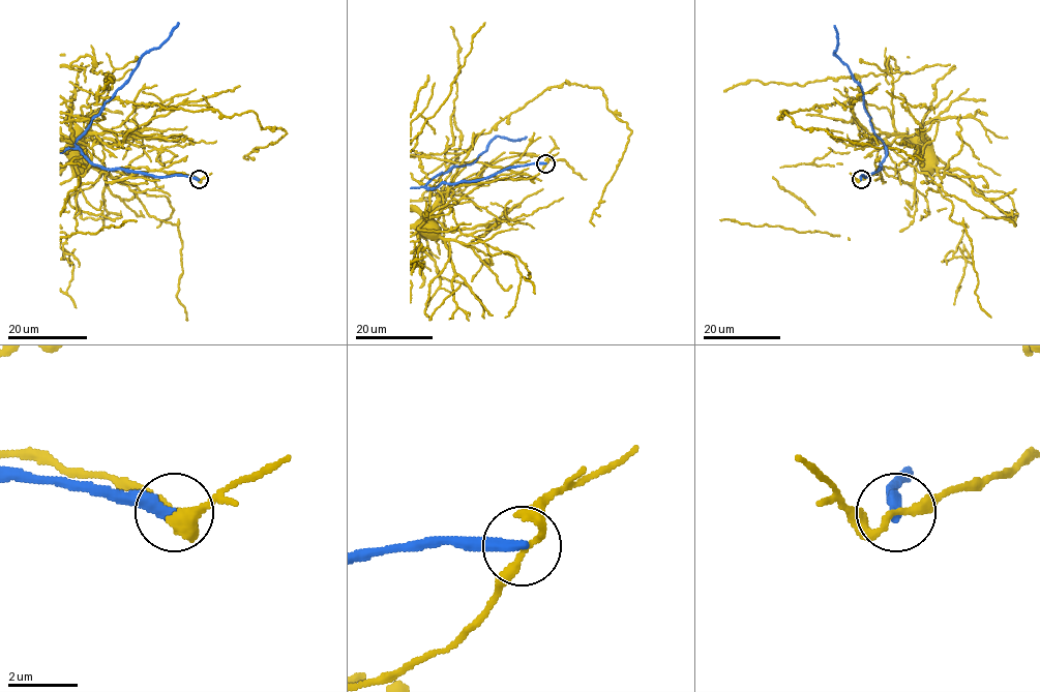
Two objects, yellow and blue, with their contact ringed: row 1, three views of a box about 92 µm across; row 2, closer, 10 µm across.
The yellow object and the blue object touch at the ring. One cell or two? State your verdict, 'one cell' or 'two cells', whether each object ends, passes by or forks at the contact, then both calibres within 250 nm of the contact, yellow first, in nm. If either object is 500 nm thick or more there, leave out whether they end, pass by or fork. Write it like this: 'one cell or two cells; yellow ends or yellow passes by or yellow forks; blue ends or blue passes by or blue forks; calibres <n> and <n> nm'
two cells; yellow passes by; blue ends; calibres 200 and 360 nm

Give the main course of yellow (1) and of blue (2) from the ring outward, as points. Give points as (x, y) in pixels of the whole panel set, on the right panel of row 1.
1: (861, 179), (913, 161), (914, 144), (887, 109), (860, 98), (781, 112), (796, 126), (923, 160)
2: (861, 179), (861, 175), (881, 169), (886, 146), (873, 131), (862, 88), (834, 54), (834, 26)

